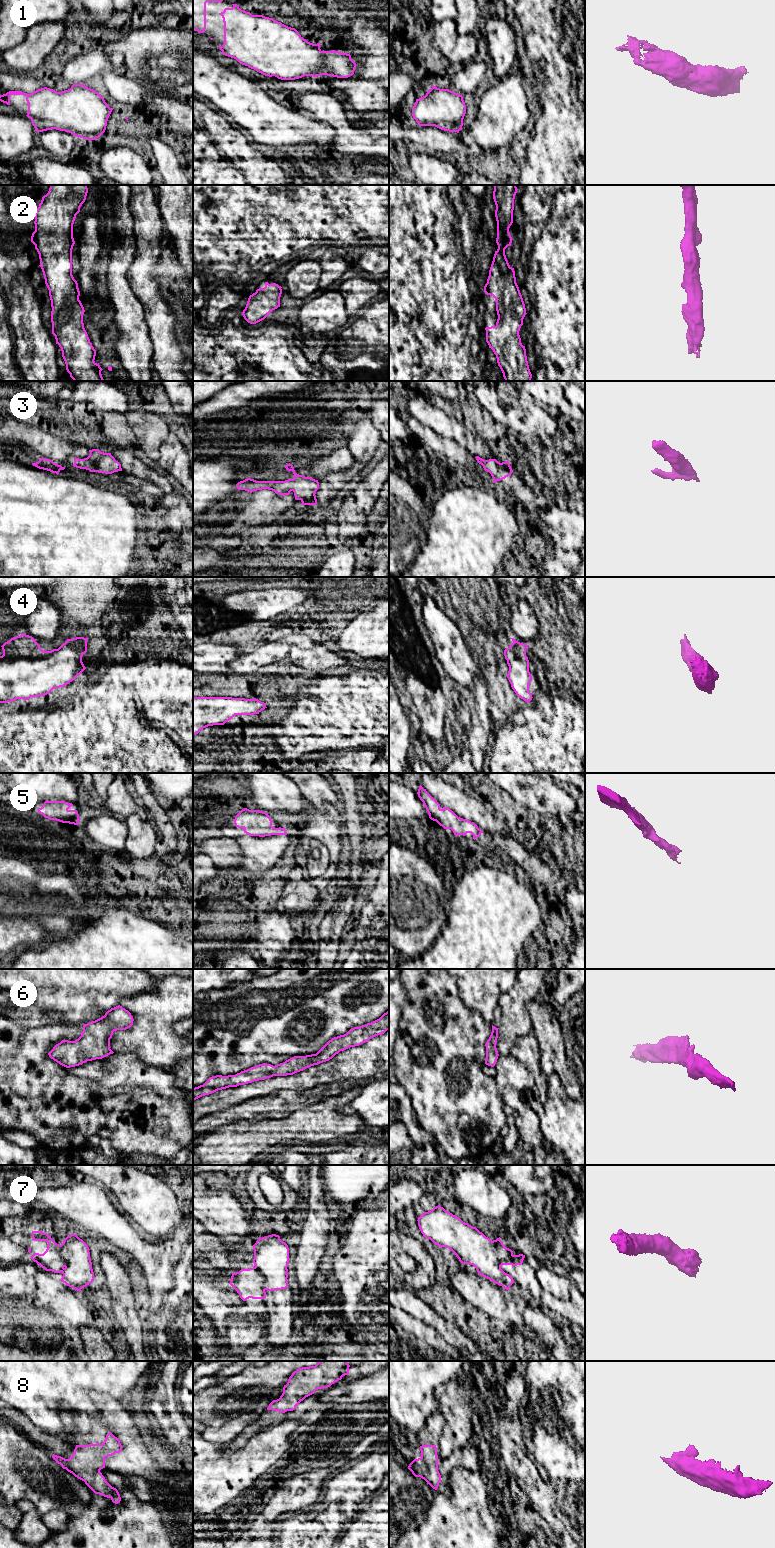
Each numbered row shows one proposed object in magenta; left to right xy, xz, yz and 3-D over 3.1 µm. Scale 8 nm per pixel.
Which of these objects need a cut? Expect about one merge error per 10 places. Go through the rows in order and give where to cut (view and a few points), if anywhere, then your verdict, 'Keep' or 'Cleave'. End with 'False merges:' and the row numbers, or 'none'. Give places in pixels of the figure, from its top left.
1: No split. Keep
2: No split. Keep
3: No split. Keep
4: No split. Keep
5: No split. Keep
6: No split. Keep
7: Split along xz (254, 1267), (262, 1276), (266, 1289). Cleave
8: No split. Keep
False merges: 7

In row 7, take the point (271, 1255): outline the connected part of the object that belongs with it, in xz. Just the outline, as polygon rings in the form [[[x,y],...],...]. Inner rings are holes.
[[[272,1234],[258,1238],[253,1245],[255,1268],[264,1278],[268,1291],[288,1287],[289,1248],[279,1235]]]

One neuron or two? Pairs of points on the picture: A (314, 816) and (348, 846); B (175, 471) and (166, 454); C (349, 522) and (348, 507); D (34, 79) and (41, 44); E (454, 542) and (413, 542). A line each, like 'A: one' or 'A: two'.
A: one
B: one
C: one
D: two
E: two

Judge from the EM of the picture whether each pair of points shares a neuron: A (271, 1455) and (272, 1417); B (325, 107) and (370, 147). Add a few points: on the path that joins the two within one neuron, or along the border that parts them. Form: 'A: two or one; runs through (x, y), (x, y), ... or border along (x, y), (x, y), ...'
A: two; border along (284, 1420), (269, 1426)
B: one; runs through (336, 118), (359, 141)

